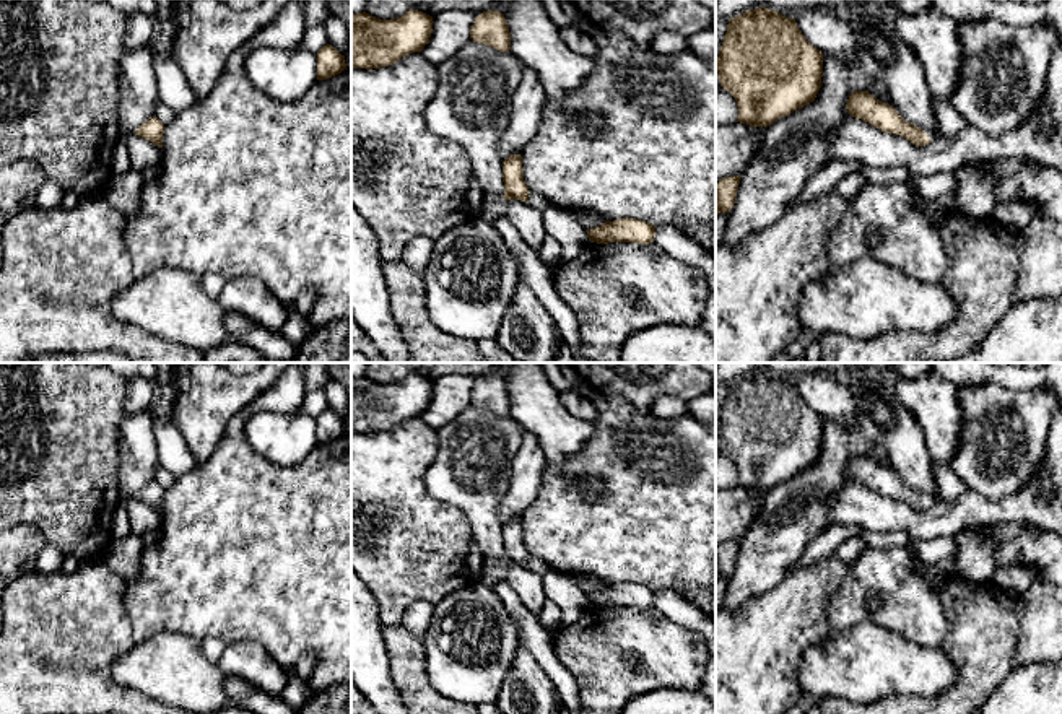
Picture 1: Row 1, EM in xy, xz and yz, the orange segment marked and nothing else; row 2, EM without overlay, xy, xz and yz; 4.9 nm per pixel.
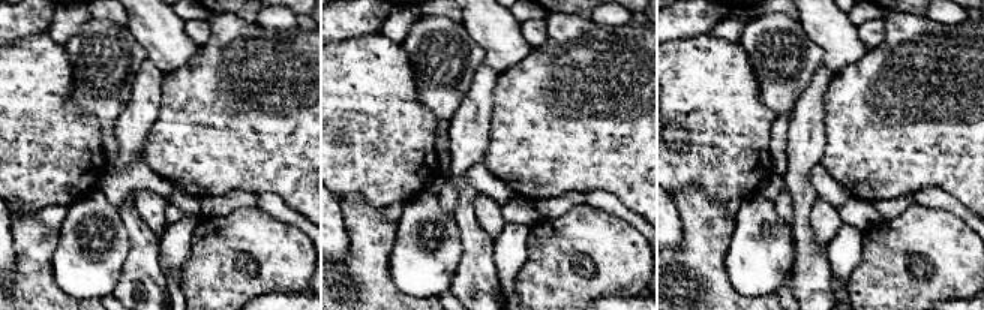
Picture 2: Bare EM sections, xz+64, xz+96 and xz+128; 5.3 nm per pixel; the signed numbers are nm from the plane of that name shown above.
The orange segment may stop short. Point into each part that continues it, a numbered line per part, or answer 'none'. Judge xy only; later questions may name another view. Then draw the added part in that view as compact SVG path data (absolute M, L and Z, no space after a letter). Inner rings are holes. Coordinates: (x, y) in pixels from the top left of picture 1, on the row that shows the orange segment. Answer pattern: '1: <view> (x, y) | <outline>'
none

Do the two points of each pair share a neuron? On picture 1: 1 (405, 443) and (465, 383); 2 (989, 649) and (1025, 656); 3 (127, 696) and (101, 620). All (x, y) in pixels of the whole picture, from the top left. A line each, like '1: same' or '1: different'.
1: different
2: different
3: same

